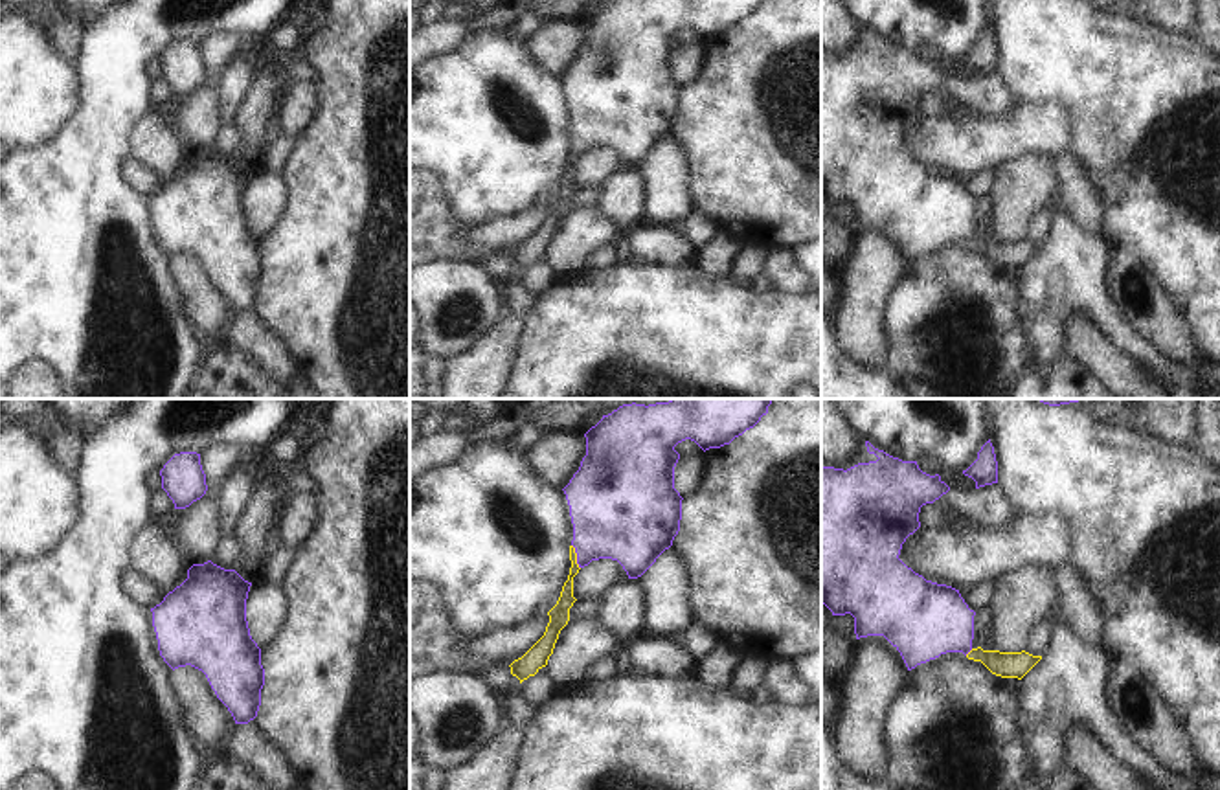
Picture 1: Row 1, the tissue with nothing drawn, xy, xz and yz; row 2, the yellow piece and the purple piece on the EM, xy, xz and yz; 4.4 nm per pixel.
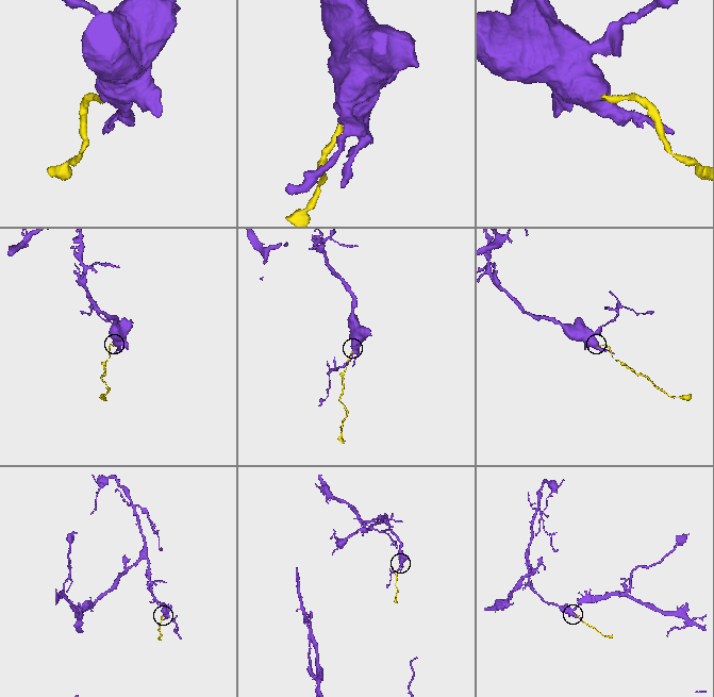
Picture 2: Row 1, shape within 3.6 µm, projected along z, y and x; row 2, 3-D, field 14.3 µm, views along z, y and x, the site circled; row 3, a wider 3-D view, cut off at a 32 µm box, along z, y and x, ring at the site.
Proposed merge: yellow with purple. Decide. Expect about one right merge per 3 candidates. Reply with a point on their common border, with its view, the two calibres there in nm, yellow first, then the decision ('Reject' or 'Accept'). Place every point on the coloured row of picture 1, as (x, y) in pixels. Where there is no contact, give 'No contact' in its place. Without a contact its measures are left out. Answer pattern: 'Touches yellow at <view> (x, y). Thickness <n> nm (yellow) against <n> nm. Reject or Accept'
Touches yellow at xz (576, 557). Thickness 80 nm (yellow) against 380 nm. Accept

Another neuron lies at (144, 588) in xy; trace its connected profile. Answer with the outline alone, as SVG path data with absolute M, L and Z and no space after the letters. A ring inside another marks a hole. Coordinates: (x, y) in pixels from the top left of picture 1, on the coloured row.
M130 568L127 571L125 586L134 599L141 601L149 608L160 604L167 595L164 586L160 586L154 579L151 579L143 571L138 571L136 568Z

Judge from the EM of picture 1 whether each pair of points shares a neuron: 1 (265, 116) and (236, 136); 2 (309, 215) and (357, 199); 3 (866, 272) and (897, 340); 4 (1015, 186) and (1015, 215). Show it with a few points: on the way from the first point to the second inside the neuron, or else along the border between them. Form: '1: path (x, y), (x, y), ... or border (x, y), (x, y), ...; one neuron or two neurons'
1: border (237, 122), (245, 146), (234, 157); two neurons
2: path (320, 215), (340, 215), (346, 210); one neuron
3: border (904, 270), (882, 311), (884, 353); two neurons
4: path (1015, 193), (1015, 208); one neuron

